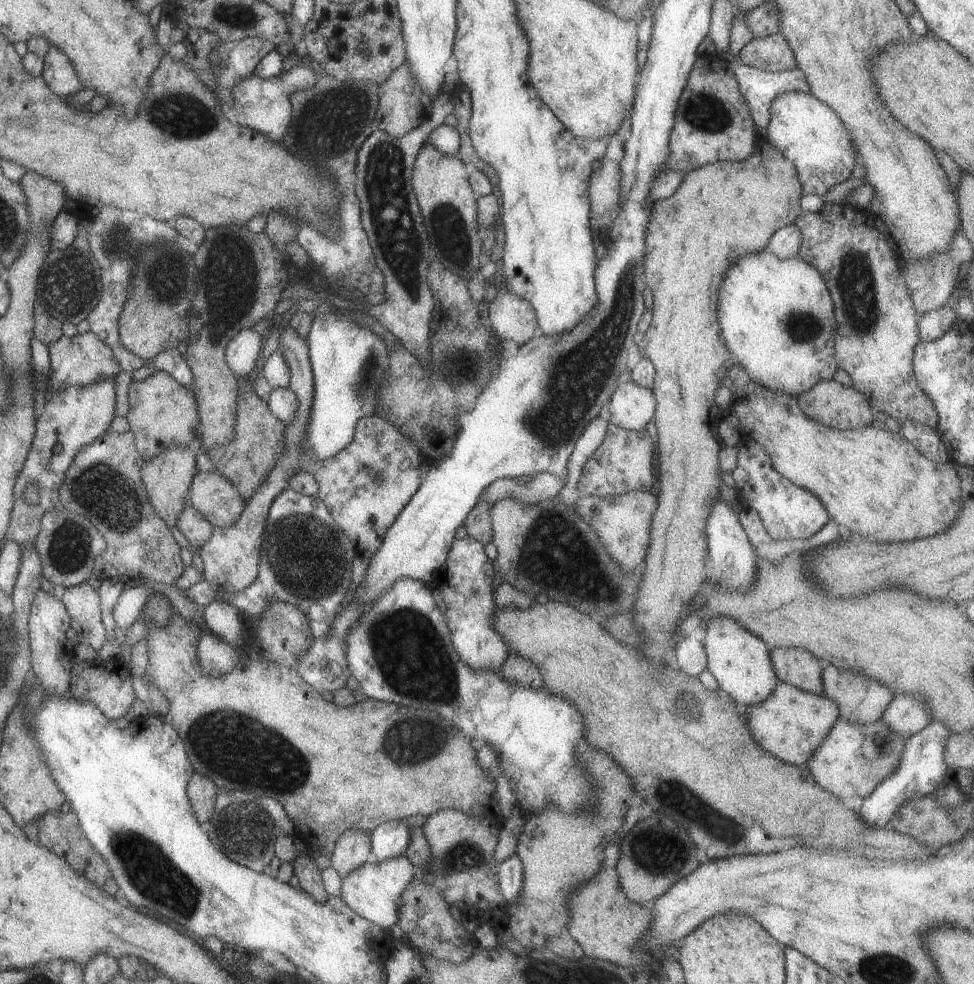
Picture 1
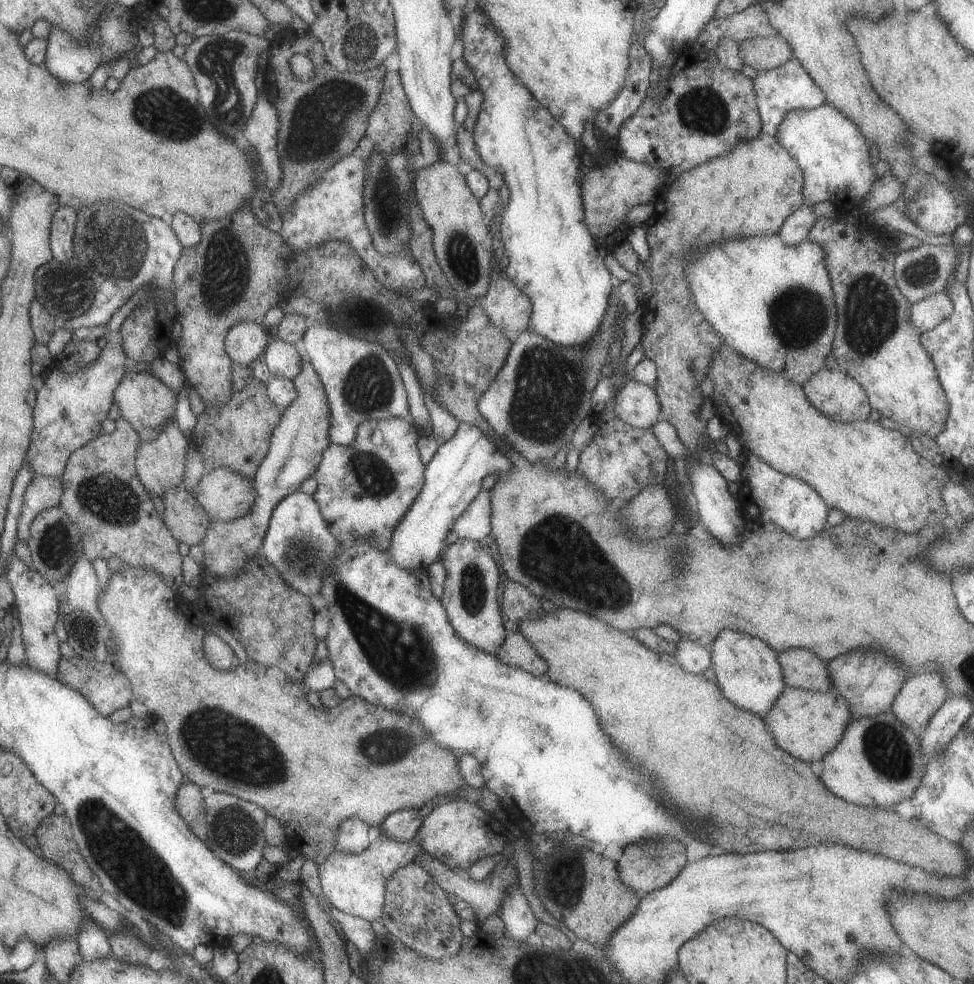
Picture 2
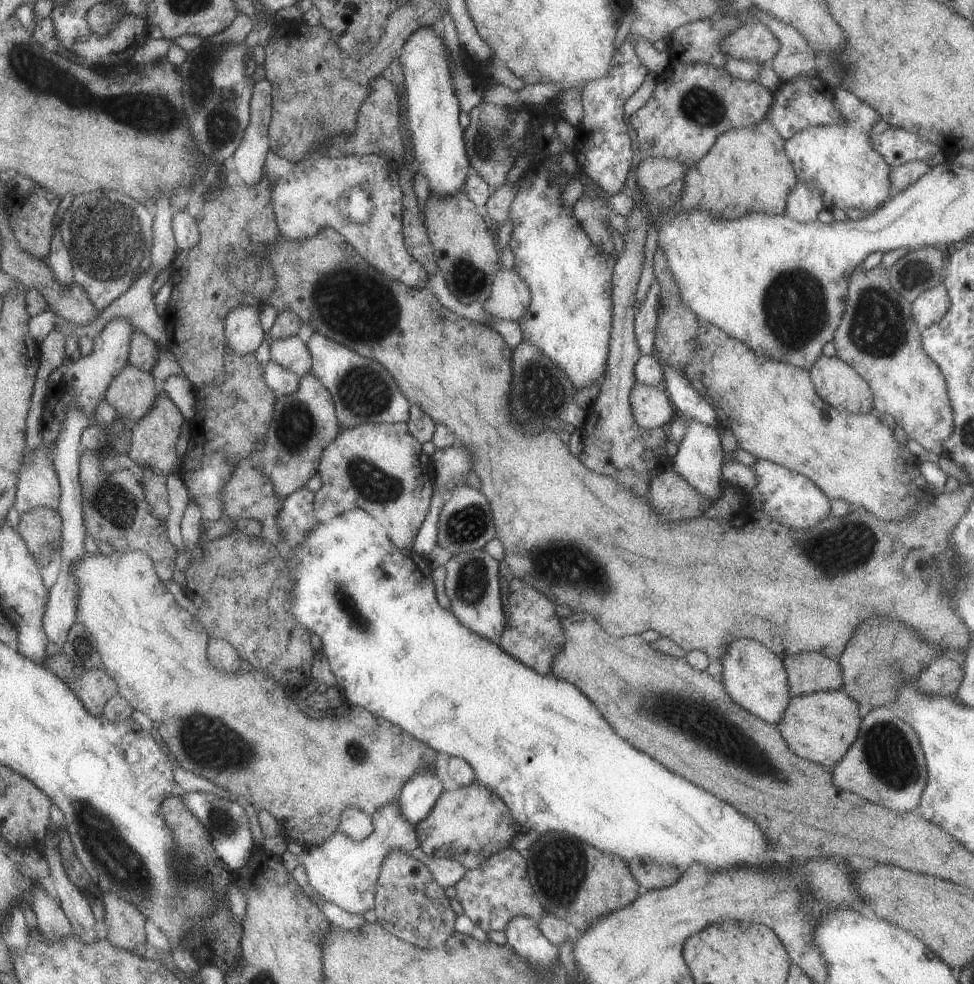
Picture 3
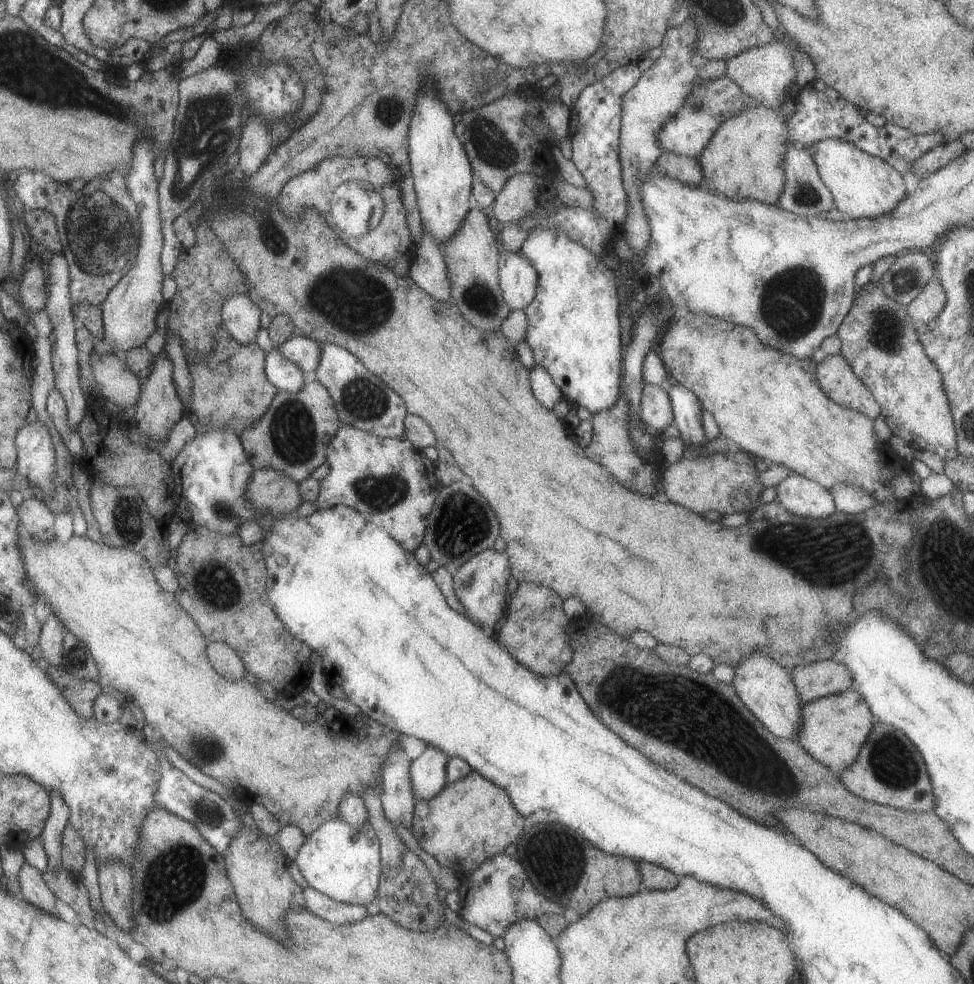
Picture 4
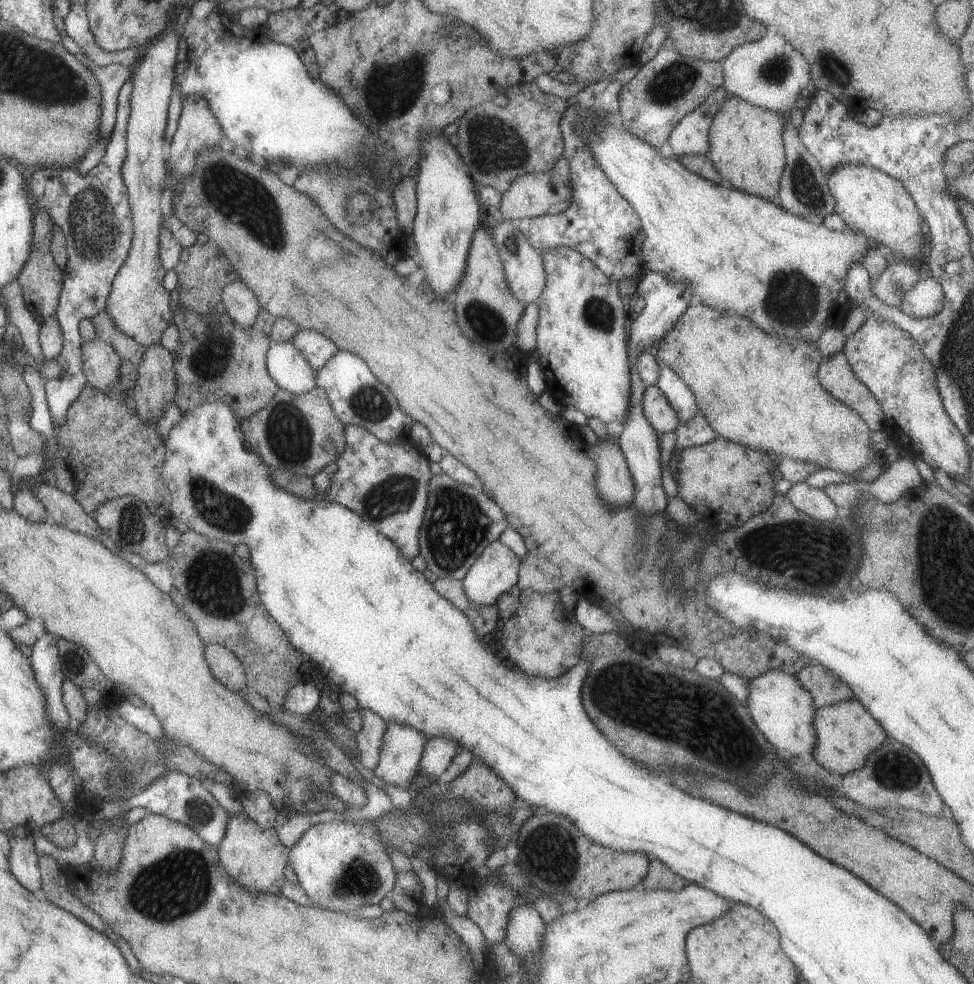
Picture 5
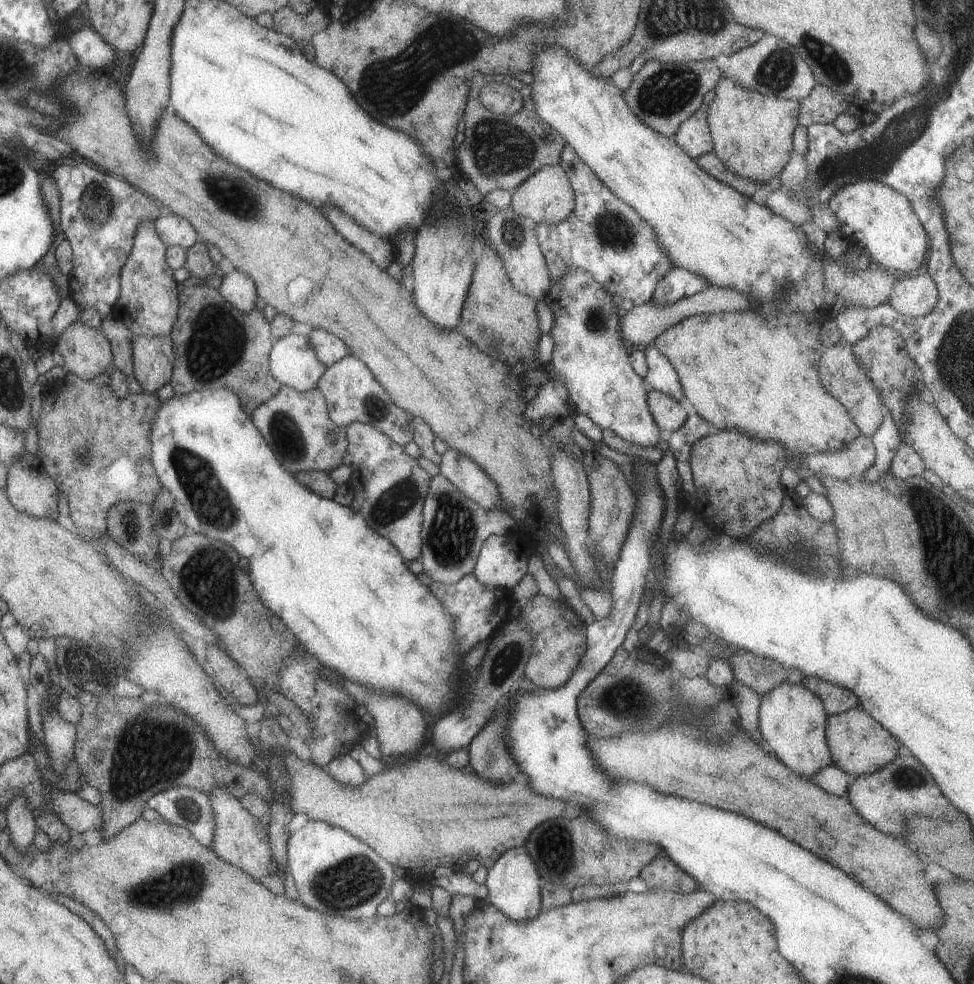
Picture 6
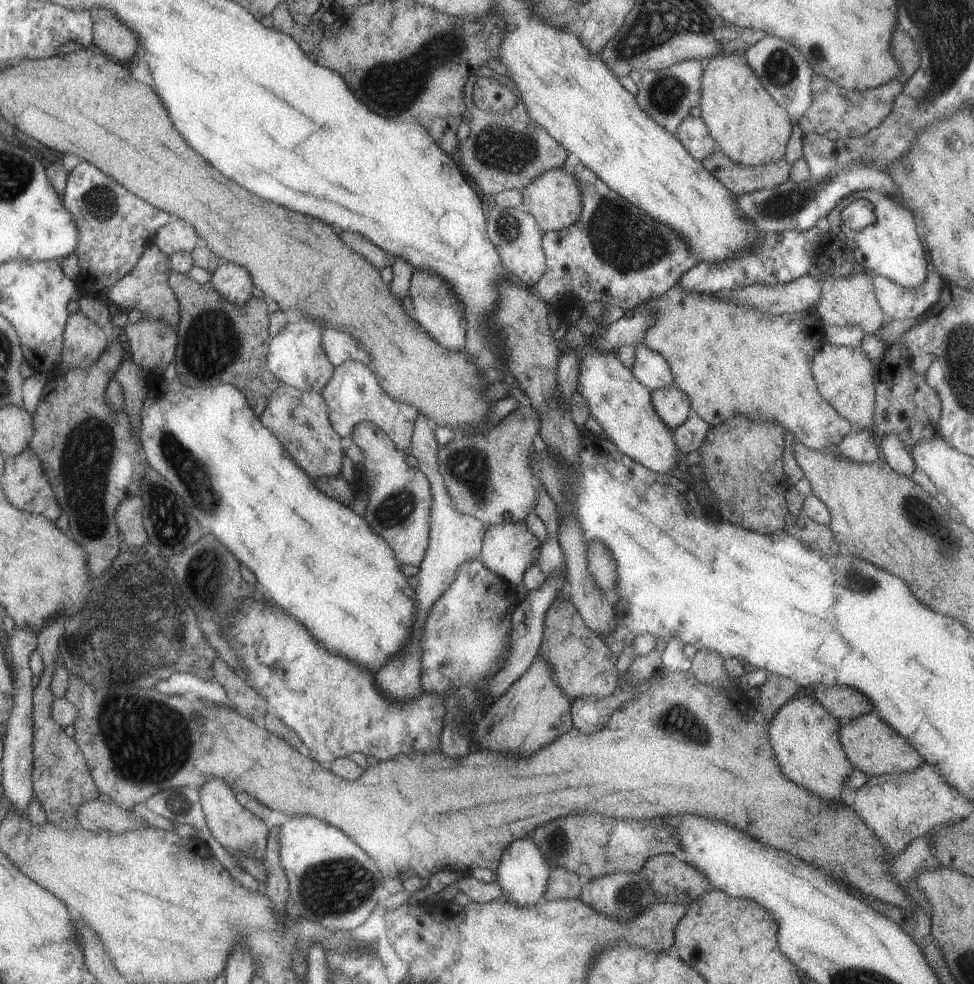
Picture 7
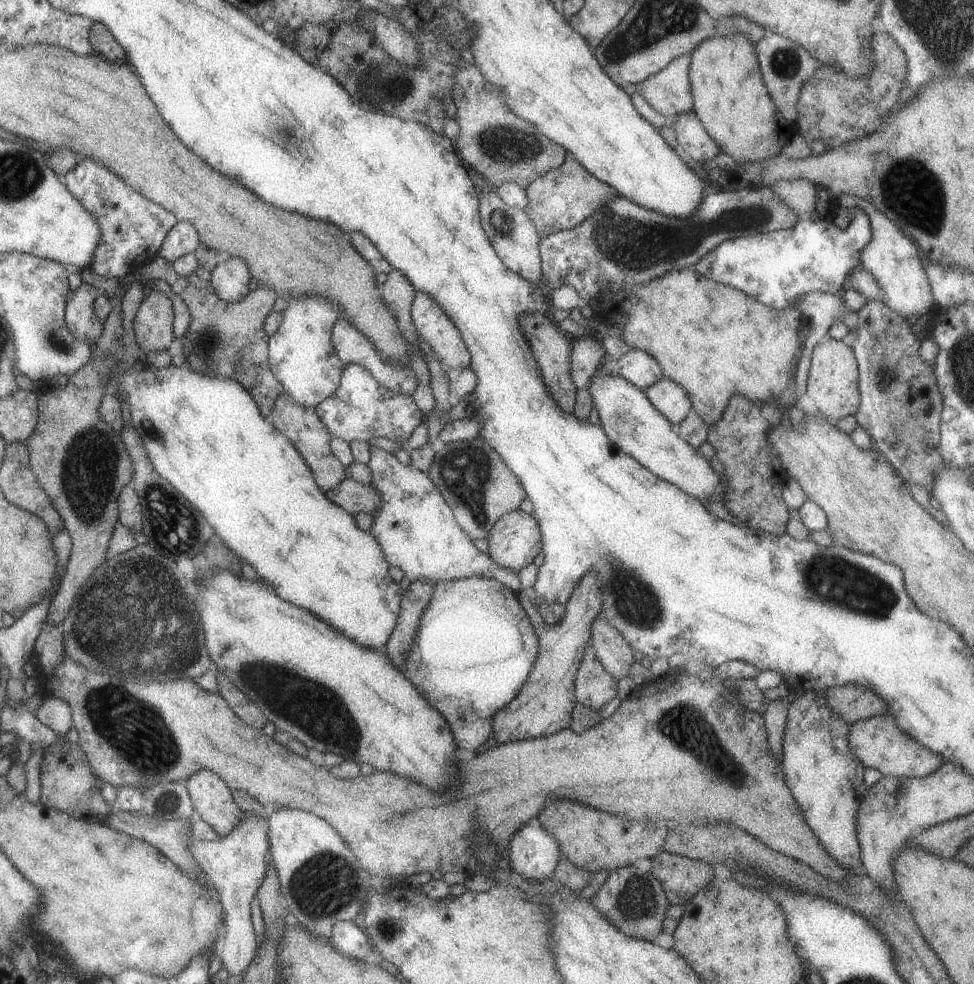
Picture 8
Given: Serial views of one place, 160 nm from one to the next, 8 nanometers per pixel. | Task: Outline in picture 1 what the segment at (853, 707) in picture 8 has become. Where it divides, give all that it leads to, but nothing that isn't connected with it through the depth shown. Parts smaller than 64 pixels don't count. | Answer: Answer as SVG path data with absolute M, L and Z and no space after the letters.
M773 647L768 651L779 681L792 684L811 694L823 694L822 668L809 651L801 647Z

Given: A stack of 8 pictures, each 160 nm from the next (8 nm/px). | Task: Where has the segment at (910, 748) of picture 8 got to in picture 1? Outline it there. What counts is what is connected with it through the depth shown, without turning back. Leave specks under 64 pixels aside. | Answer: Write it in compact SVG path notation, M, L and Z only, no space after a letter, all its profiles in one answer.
M779 681L759 704L743 712L752 739L767 754L797 766L805 766L817 745L826 737L831 725L839 718L837 705L823 694L816 695L789 683Z

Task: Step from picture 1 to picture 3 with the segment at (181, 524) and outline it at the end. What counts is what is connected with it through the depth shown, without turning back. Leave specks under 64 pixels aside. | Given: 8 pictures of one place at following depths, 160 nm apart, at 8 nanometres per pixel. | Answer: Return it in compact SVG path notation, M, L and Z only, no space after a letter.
M140 466L142 479L139 484L143 490L145 500L151 508L151 514L161 522L165 522L169 514L167 503L166 476L151 472L149 466Z

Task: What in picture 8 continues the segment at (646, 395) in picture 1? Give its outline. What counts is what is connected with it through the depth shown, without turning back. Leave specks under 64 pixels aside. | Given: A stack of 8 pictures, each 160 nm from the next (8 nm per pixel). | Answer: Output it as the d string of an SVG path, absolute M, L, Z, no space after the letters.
M665 376L648 386L644 393L653 408L656 408L657 412L660 412L674 427L687 416L692 408L683 388Z

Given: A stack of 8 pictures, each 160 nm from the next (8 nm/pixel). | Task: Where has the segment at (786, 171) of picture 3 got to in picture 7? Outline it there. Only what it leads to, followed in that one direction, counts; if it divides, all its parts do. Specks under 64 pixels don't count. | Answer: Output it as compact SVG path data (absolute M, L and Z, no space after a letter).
M743 53L714 56L704 62L700 86L700 111L716 148L742 167L768 165L783 158L792 120L761 86L747 66Z

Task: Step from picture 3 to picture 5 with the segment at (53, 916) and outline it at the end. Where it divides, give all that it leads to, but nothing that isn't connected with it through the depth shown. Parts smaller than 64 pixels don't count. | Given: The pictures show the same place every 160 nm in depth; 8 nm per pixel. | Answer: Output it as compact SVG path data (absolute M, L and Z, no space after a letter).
M15 826L7 835L9 839L9 872L13 878L27 888L37 892L41 887L38 855L33 848L32 832L27 826Z

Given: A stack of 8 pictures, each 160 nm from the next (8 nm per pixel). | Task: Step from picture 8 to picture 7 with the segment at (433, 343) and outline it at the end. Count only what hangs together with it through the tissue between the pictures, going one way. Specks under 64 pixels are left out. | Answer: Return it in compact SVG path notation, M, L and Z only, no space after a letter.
M415 269L409 281L407 294L413 305L413 319L443 348L459 350L465 344L465 317L463 305L452 291L450 284L438 274L425 269Z

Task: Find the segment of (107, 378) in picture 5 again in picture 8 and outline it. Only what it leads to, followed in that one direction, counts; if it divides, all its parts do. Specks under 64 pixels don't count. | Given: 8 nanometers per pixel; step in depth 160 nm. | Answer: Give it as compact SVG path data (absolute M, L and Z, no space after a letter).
M81 283L74 292L69 292L66 299L64 310L64 321L70 333L79 340L93 343L101 336L103 332L102 322L95 316L93 310L93 301L101 293L101 290L91 286L89 283Z

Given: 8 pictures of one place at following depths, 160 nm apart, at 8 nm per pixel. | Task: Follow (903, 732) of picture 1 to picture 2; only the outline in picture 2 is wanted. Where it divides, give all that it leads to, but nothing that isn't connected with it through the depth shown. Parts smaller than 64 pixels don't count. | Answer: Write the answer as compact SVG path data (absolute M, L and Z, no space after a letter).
M919 673L909 677L895 695L890 711L913 732L923 728L948 697L946 686L937 673Z

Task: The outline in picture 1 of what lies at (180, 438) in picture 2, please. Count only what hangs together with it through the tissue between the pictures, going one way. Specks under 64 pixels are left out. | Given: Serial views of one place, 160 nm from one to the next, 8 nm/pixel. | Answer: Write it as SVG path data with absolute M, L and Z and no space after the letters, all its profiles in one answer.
M172 443L157 456L143 462L140 468L140 477L145 485L149 502L155 514L170 527L175 527L177 517L184 509L187 500L191 479L196 475L195 457L187 446Z

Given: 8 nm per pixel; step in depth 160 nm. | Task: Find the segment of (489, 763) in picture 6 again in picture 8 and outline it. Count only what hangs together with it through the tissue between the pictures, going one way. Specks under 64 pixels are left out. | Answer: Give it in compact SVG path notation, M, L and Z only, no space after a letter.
M587 571L572 588L569 598L565 602L565 612L562 619L554 625L548 625L539 614L532 602L529 592L521 590L517 593L518 601L523 607L533 627L538 640L538 649L533 664L529 669L525 682L518 688L517 694L504 707L498 708L490 718L492 738L497 744L510 743L535 737L546 737L561 729L570 728L571 713L576 702L574 698L574 674L584 653L584 646L589 641L589 625L602 610L602 594L598 574Z

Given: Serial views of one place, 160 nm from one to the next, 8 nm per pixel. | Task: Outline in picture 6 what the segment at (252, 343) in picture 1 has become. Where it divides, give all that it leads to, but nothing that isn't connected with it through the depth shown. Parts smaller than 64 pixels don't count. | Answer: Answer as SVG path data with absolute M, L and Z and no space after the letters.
M231 270L227 274L222 274L215 286L220 297L237 308L238 312L247 314L255 307L256 289L249 276Z

